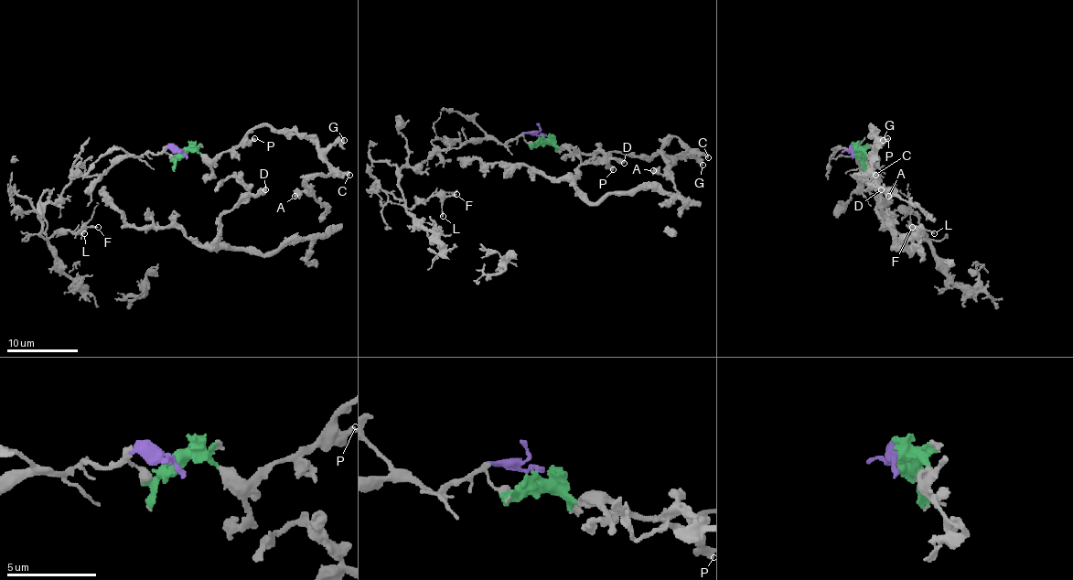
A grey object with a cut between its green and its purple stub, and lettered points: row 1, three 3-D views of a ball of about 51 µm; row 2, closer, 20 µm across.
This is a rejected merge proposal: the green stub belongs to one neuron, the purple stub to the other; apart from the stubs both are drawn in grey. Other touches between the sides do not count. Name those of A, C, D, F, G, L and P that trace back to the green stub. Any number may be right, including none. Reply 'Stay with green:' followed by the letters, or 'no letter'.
Stay with green: A, C, D, G, P

